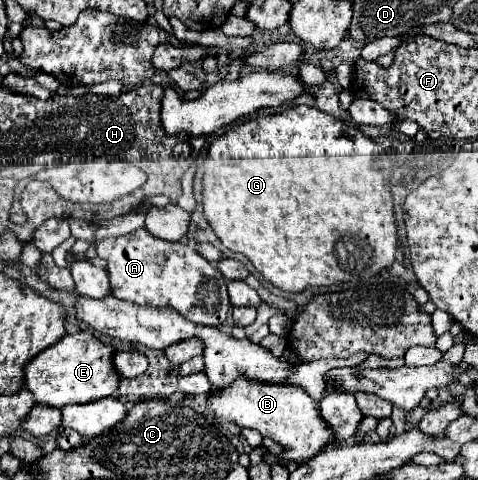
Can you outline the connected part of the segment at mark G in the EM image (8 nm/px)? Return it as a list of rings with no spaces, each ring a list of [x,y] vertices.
[[[294,106],[276,114],[262,114],[254,116],[252,120],[240,124],[240,128],[232,128],[218,136],[204,158],[204,176],[202,176],[202,208],[208,226],[220,238],[220,242],[234,252],[244,254],[254,268],[268,280],[270,284],[278,286],[286,292],[302,292],[308,286],[330,286],[336,282],[350,282],[360,280],[364,276],[378,274],[382,268],[388,268],[394,262],[396,252],[396,224],[394,224],[394,210],[392,210],[392,196],[390,196],[390,182],[386,176],[386,154],[384,150],[372,142],[360,128],[354,124],[346,124],[318,108],[310,106]]]

